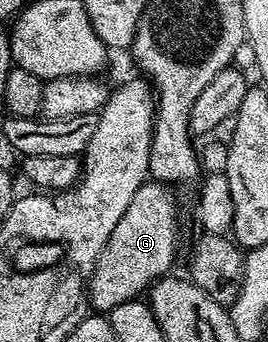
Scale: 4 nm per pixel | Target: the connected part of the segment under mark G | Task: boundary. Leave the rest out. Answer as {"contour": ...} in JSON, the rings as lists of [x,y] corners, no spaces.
{"contour":[[[148,180],[142,184],[140,190],[132,196],[123,217],[116,224],[116,229],[109,236],[109,242],[98,255],[94,263],[93,273],[88,281],[88,298],[93,309],[102,314],[108,314],[116,306],[126,301],[137,299],[145,293],[151,284],[167,275],[178,250],[178,236],[180,234],[180,216],[175,192],[169,185],[155,180]]]}

